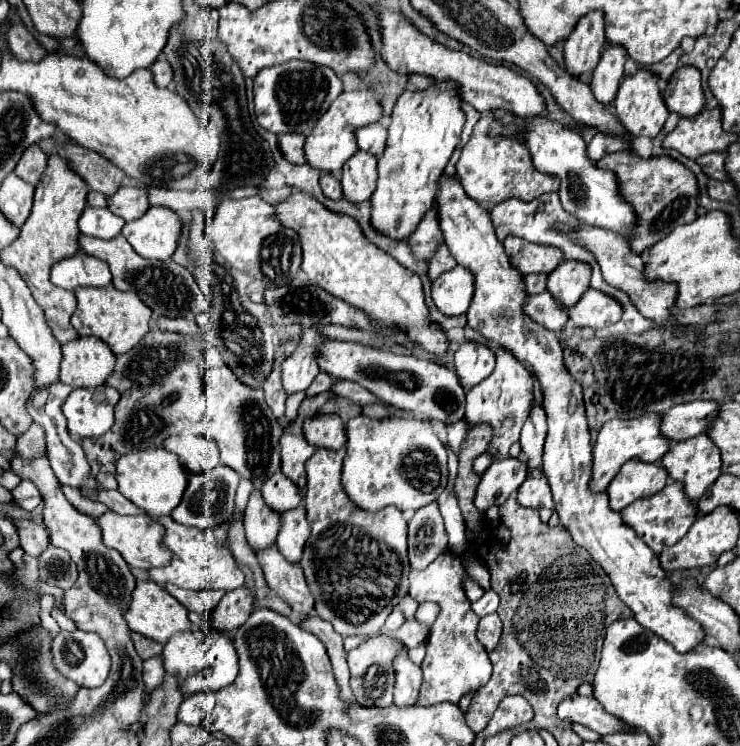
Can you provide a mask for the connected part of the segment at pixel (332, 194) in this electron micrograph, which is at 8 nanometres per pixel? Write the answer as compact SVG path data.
M323 172L323 174L321 174L321 190L323 190L329 198L341 198L341 196L343 196L339 180L337 180L333 174L329 174L329 172Z

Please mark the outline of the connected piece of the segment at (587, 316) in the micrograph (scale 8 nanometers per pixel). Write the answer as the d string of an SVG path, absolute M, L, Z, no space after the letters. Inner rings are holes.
M589 288L581 296L581 300L573 308L569 308L569 318L573 320L575 326L581 328L587 326L593 330L615 324L621 320L621 316L623 316L621 304L615 298L593 288Z

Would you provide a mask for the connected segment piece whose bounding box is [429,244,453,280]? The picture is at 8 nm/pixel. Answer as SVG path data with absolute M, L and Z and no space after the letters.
M443 244L441 250L437 250L437 254L435 254L435 256L431 258L431 262L429 262L429 278L435 280L439 274L443 274L445 270L449 270L449 268L451 268L451 266L449 266L451 260L453 260L453 258L451 258L447 246Z

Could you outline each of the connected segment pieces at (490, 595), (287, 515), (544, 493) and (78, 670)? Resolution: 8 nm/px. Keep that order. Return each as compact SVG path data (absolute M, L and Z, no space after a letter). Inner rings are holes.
M489 588L477 602L473 602L471 608L477 616L485 616L489 612L495 612L497 606L499 606L499 594L493 588Z
M303 506L281 512L281 528L277 534L277 548L289 562L299 562L307 536L309 536L309 522L305 518Z
M529 476L517 490L517 500L519 504L529 508L555 508L551 488L545 476Z
M75 630L75 632L59 632L51 642L51 654L53 654L53 666L69 680L77 682L85 688L97 688L105 682L111 666L109 652L103 644L103 640L97 634Z

